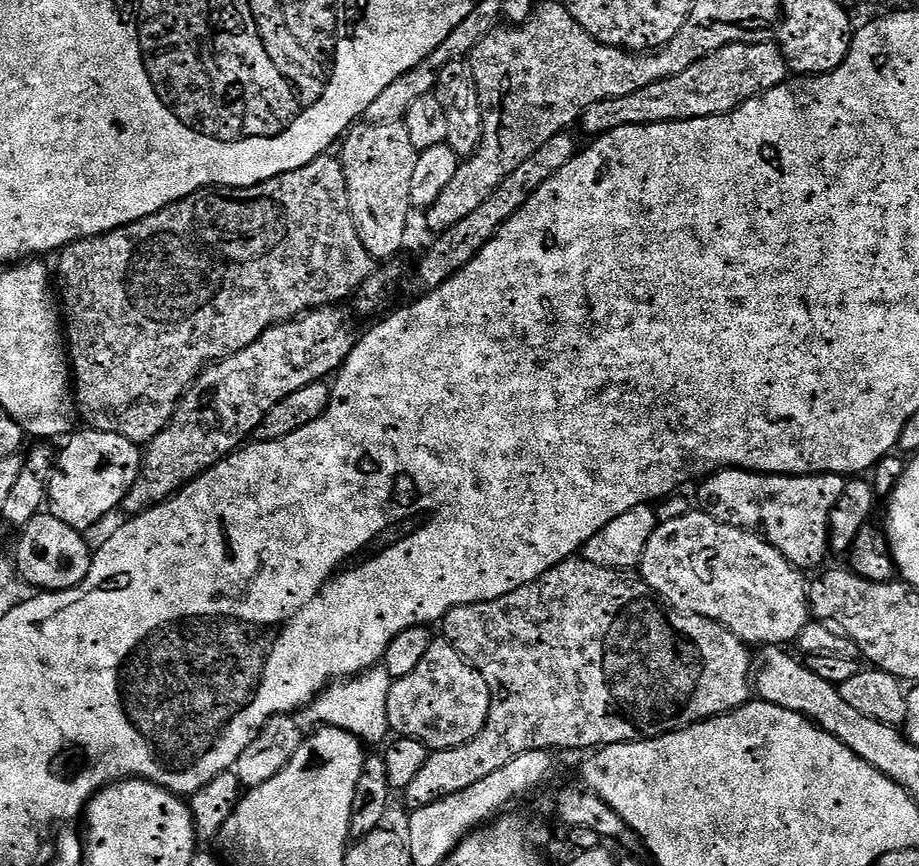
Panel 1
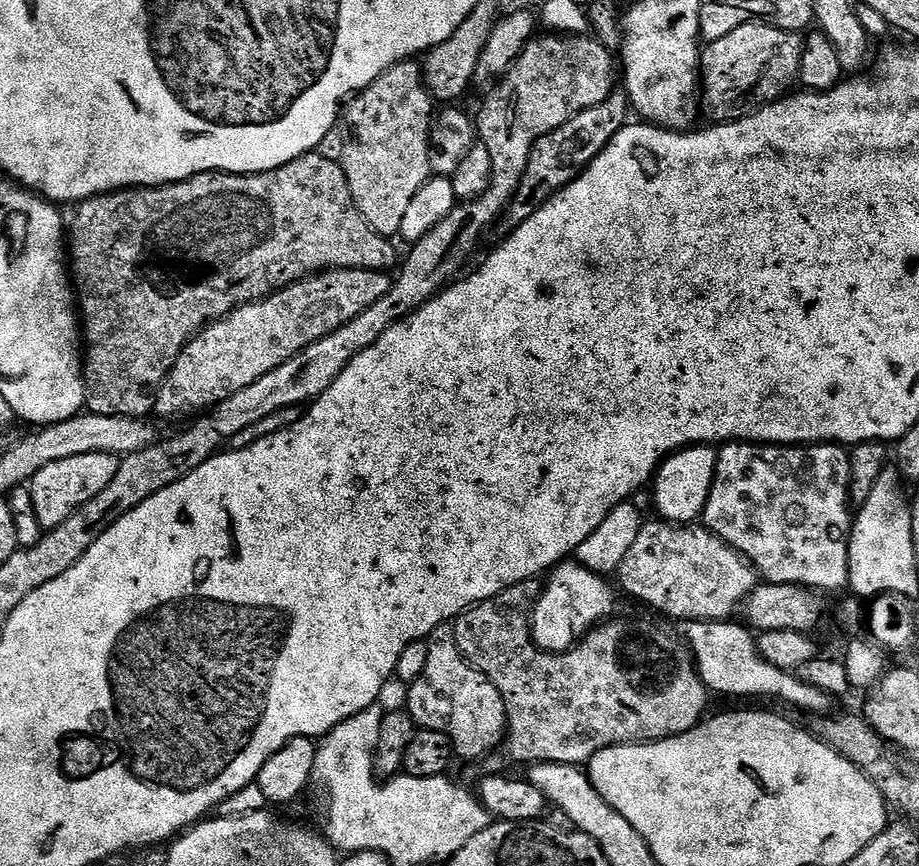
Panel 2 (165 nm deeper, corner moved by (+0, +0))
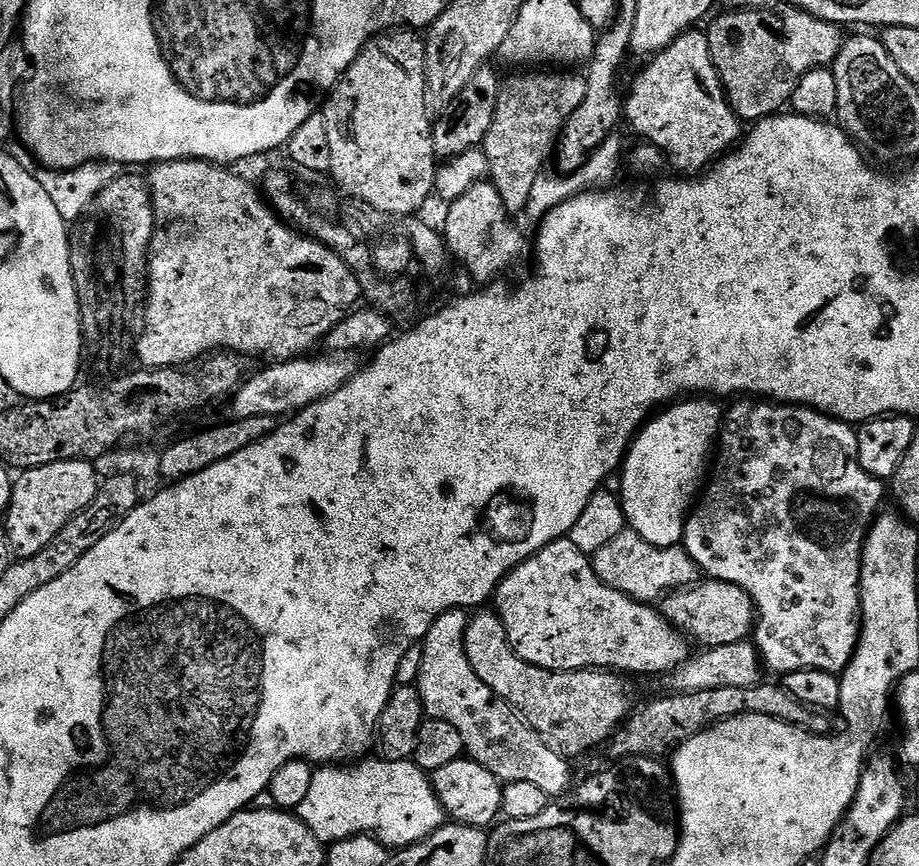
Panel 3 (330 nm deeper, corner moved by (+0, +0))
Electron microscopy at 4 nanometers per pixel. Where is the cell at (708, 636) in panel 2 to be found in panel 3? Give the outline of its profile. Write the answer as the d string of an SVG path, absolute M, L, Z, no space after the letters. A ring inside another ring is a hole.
M568 538L547 544L542 551L522 562L496 587L494 611L506 630L506 638L527 664L551 672L611 670L617 674L633 672L636 676L671 674L690 659L689 641L664 617L663 611L606 586L592 569L590 556L578 550Z

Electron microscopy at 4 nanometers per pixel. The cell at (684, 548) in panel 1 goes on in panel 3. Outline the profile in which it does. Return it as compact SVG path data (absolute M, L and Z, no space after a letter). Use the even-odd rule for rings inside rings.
M625 530L591 557L592 569L614 590L642 604L663 601L670 592L691 588L698 580L698 569L683 547L659 548L650 546L637 532Z

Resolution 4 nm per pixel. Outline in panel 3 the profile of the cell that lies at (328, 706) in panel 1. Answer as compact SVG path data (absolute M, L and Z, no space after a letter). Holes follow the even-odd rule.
M383 758L368 759L347 766L320 766L313 771L310 792L294 812L312 831L314 838L318 838L325 846L331 846L351 836L375 836L389 849L399 850L422 842L444 827L444 807L438 802L429 773L425 769L408 758L402 758L398 762L386 762Z

